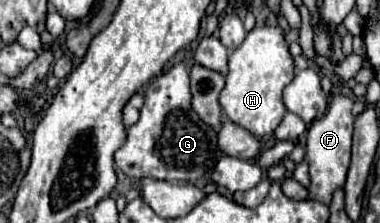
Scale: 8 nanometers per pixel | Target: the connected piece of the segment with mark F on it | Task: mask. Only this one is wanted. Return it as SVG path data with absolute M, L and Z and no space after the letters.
M334 96L328 104L328 110L322 118L314 120L308 128L306 138L306 162L310 166L310 190L308 198L318 202L328 202L332 198L332 190L336 186L344 186L346 172L350 166L350 148L352 148L352 130L354 130L354 116L352 116L352 98L348 96Z

